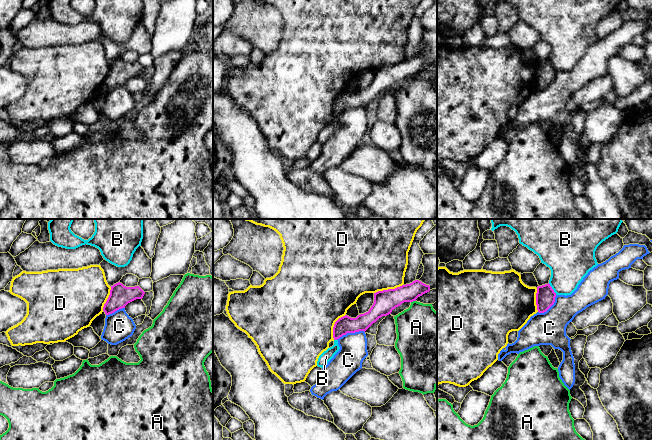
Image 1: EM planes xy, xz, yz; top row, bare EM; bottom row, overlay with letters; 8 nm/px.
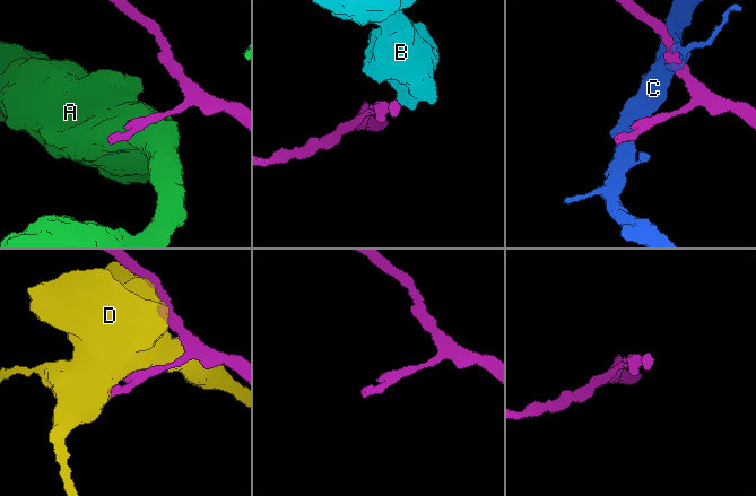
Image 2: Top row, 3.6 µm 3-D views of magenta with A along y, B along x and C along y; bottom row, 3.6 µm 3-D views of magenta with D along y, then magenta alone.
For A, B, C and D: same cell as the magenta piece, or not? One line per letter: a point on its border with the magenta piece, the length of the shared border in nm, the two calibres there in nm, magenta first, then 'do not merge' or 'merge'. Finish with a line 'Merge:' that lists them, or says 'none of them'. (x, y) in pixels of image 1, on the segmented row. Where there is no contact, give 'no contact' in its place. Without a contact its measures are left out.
A: xz (413, 300) | 40 nm | 180/380 nm | do not merge
B: yz (552, 289) | 120 nm | 160/320 nm | do not merge
C: xz (350, 332) | 240 nm | 140/220 nm | do not merge
D: xz (388, 289) | 240 nm | 180/480 nm | do not merge
Merge: none of them

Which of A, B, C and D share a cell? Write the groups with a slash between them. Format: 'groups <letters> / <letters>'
groups A / B / C / D

